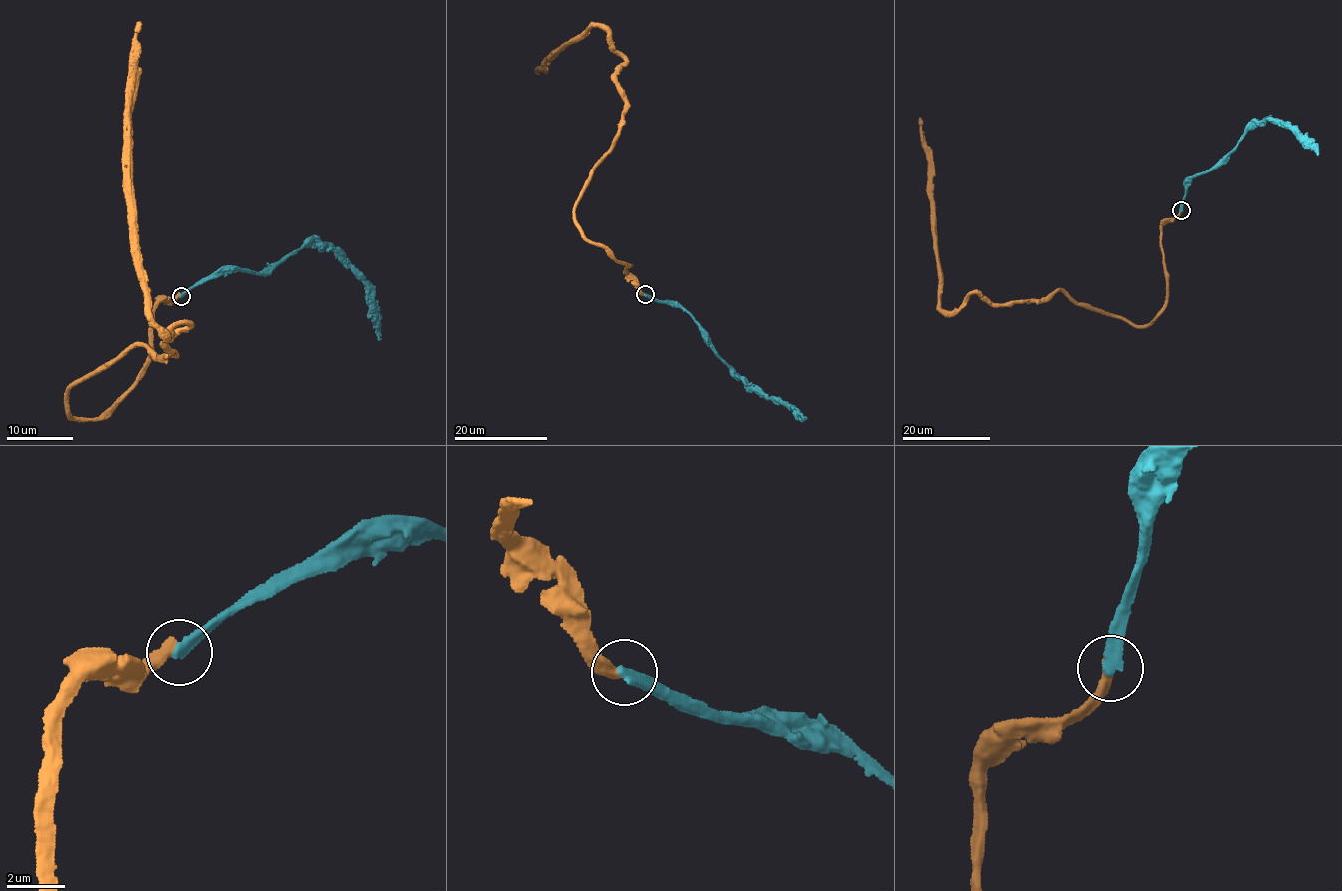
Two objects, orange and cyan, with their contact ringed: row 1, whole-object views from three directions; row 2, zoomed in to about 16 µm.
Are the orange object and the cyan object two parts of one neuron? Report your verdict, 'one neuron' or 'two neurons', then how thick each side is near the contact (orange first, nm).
two neurons; calibres 440 and 360 nm

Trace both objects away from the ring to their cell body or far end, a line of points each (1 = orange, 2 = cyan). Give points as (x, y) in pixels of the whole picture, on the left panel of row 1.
1: (180, 296), (141, 378), (72, 416), (71, 386), (189, 325), (163, 334), (141, 271), (140, 22)
2: (180, 296), (225, 273), (263, 275), (304, 246), (316, 247), (339, 252), (352, 266), (381, 339)

